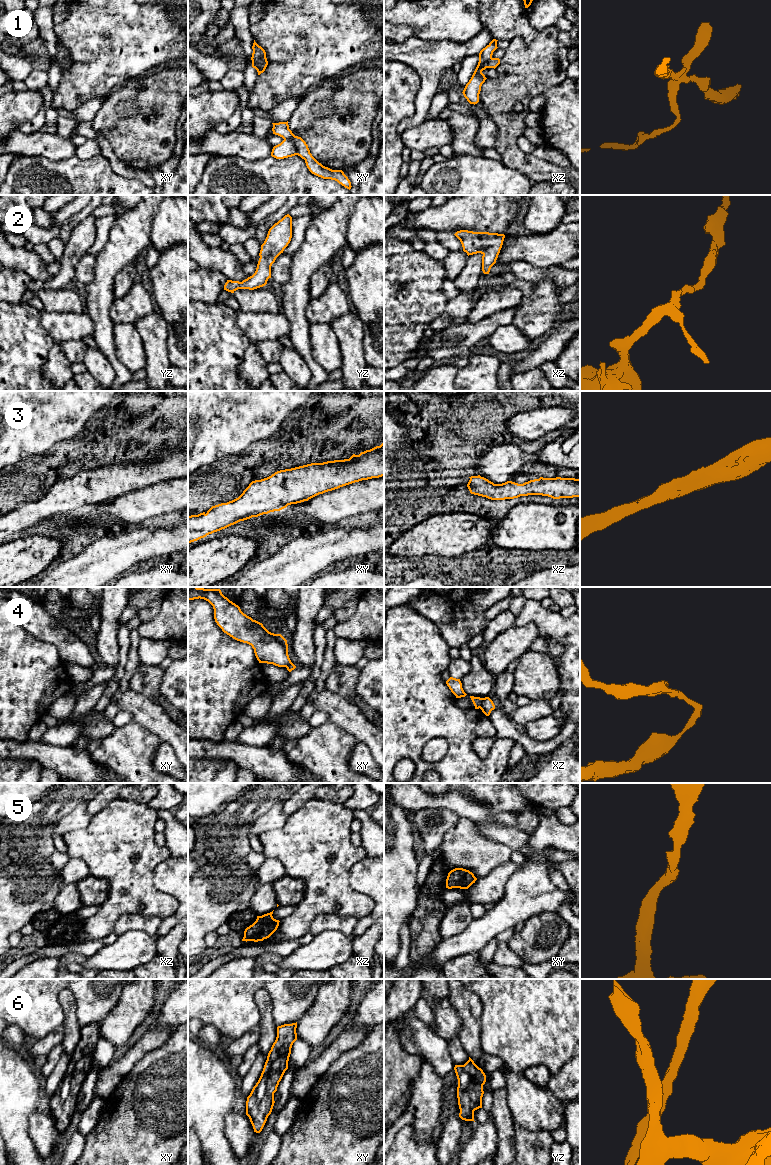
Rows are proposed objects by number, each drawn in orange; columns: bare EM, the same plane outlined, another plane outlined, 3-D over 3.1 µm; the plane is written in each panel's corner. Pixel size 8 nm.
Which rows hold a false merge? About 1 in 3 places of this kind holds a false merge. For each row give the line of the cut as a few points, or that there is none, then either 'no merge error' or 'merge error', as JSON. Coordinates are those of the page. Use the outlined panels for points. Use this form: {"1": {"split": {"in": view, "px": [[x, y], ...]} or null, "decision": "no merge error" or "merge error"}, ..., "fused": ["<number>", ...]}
{"1": {"split": {"in": "xy", "px": [[284, 138], [290, 138], [293, 141], [297, 154]]}, "decision": "merge error"}, "2": {"split": null, "decision": "no merge error"}, "3": {"split": null, "decision": "no merge error"}, "4": {"split": {"in": "xz", "px": [[484, 698], [479, 707]]}, "decision": "merge error"}, "5": {"split": null, "decision": "no merge error"}, "6": {"split": null, "decision": "no merge error"}, "fused": ["1", "4"]}

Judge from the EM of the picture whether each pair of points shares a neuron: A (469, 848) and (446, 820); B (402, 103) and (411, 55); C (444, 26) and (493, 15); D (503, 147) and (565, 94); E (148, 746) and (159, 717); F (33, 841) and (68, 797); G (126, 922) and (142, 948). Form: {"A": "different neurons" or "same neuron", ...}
{"A": "different neurons", "B": "different neurons", "C": "different neurons", "D": "different neurons", "E": "different neurons", "F": "same neuron", "G": "different neurons"}

